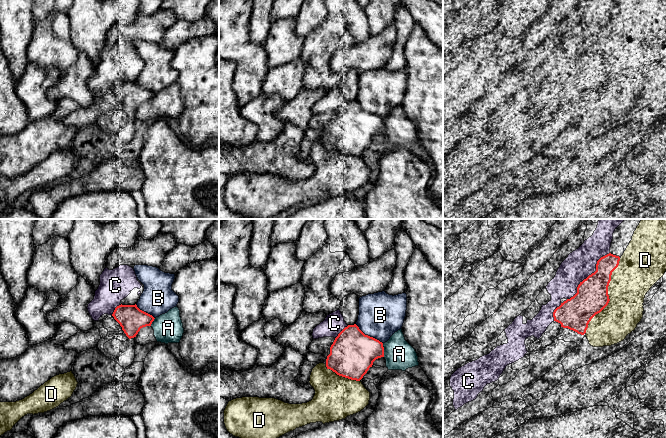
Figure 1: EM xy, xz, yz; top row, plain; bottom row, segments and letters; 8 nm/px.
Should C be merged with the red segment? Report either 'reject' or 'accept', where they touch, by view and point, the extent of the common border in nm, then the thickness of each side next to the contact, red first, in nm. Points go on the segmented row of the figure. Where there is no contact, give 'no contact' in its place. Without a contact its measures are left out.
reject; meets red in yz at (589, 275); contact 500 nm long; 260 nm thick on the red side, 240 nm on the other

